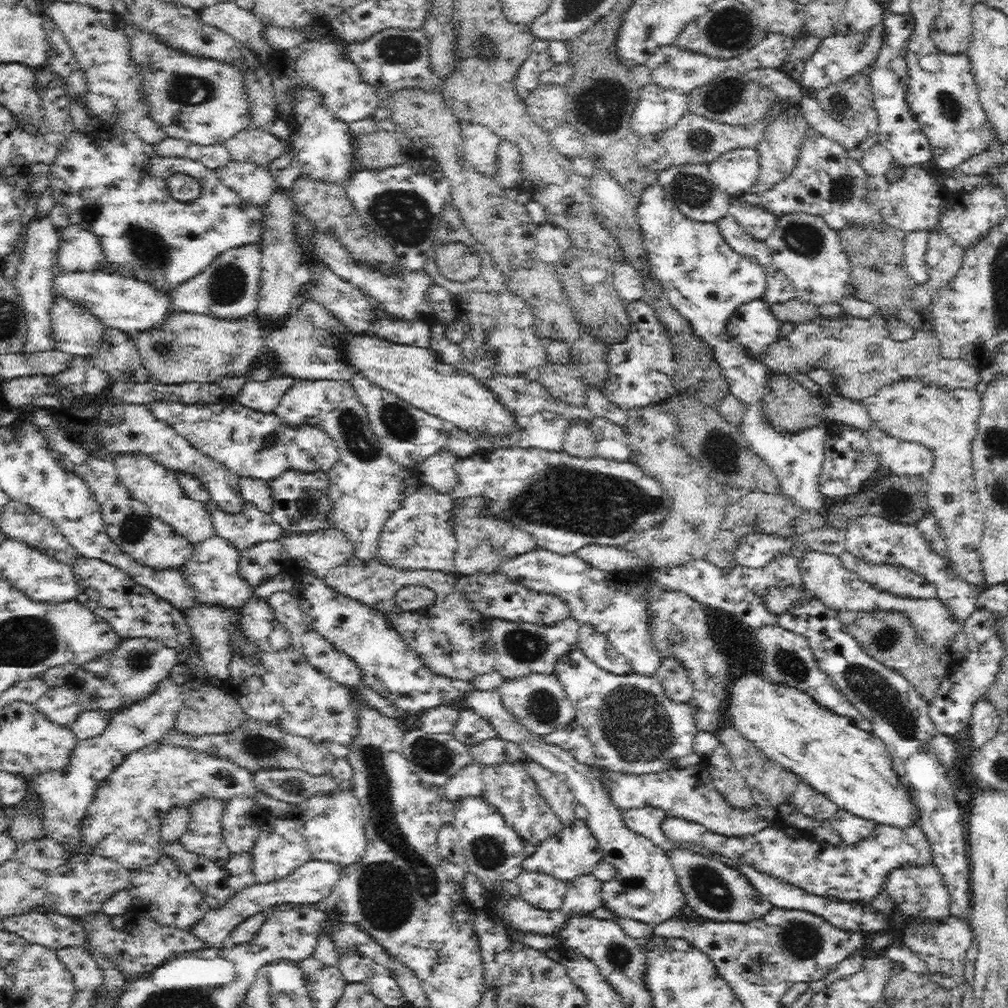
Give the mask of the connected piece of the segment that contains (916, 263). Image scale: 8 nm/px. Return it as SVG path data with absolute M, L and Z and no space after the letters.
M929 231L905 233L902 264L908 274L918 283L929 278L929 268L926 260L928 241Z

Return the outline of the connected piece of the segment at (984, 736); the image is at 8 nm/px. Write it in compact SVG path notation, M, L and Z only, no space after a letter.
M980 701L973 708L971 718L971 733L976 748L991 741L998 734L1003 723L1003 717L990 702Z

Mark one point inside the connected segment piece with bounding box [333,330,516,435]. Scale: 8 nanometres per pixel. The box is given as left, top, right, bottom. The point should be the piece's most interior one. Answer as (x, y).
(415, 374)

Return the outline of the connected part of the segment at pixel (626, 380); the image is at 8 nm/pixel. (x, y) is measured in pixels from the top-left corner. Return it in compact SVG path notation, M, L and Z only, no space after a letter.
M638 298L628 302L626 315L630 318L630 332L624 344L611 346L607 350L609 372L602 388L609 402L627 412L652 405L652 402L664 396L673 396L673 379L678 362L673 356L664 324L657 319L656 312L645 300Z

